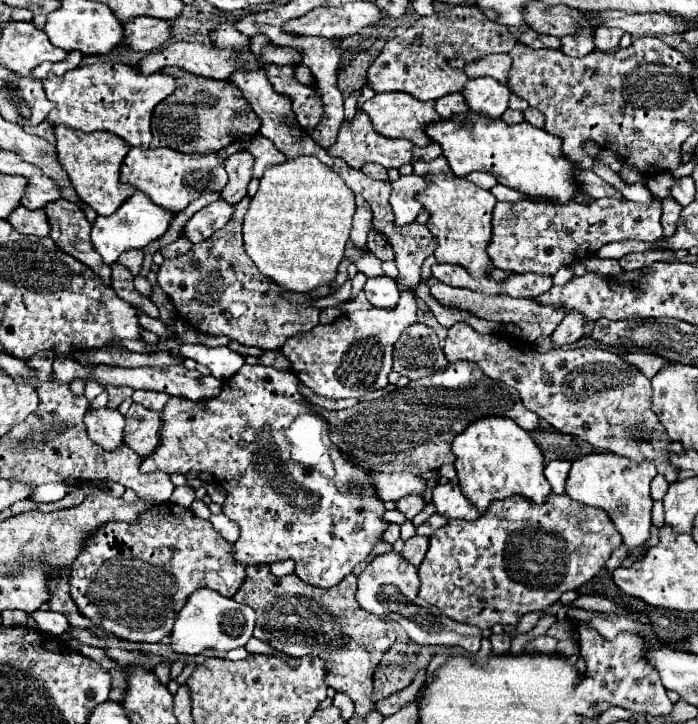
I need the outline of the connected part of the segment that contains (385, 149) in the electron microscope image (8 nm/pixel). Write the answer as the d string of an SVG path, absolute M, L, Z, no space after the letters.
M357 110L355 118L351 122L343 120L337 140L331 148L327 148L329 156L339 156L343 158L351 168L361 168L365 162L377 162L381 166L389 168L401 168L403 164L411 162L413 156L413 144L405 140L395 140L395 138L385 138L383 134L377 134L373 130L373 124L369 122L369 116L363 110Z

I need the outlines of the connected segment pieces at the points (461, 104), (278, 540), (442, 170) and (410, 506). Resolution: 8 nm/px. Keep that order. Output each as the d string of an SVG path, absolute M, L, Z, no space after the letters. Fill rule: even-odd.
M449 94L435 102L435 110L441 118L453 118L461 114L469 114L469 106L463 100L463 94Z
M245 364L223 384L217 398L205 402L171 398L167 402L165 412L161 412L161 442L149 458L141 460L141 472L211 472L227 492L223 512L241 532L239 540L233 544L233 556L237 562L249 566L291 558L295 560L295 574L303 582L331 588L369 556L375 542L389 528L389 522L383 518L387 510L379 498L373 498L373 490L361 490L361 494L357 494L357 490L349 486L353 478L361 478L361 474L367 474L369 470L361 468L349 458L349 454L333 446L329 424L315 414L315 410L309 410L309 404L311 402L299 392L299 378L291 374L291 370L265 364ZM263 428L269 428L271 432L269 442L263 440Z
M443 156L435 158L433 162L413 162L413 168L415 168L415 174L423 176L423 174L447 174L447 176L453 176L451 168L449 168L449 162L443 160Z
M409 494L397 502L397 510L403 512L407 516L407 520L413 520L425 506L427 506L427 502L417 494Z

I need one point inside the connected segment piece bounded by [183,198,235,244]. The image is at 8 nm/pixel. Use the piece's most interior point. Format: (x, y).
(203, 224)

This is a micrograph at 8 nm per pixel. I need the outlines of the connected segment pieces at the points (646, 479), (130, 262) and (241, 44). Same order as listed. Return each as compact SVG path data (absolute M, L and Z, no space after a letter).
M613 452L587 454L571 464L565 492L575 502L603 508L609 514L609 518L613 520L627 550L635 550L635 548L643 546L651 536L653 498L649 494L649 484L655 476L657 476L657 470L655 470L653 462L635 464L629 458L617 456Z
M129 250L129 252L121 254L119 262L121 262L123 266L127 266L133 276L137 276L139 270L141 270L141 264L143 264L143 250Z
M219 24L215 30L209 32L211 42L217 48L233 48L237 52L249 52L249 38L241 34L233 24Z

